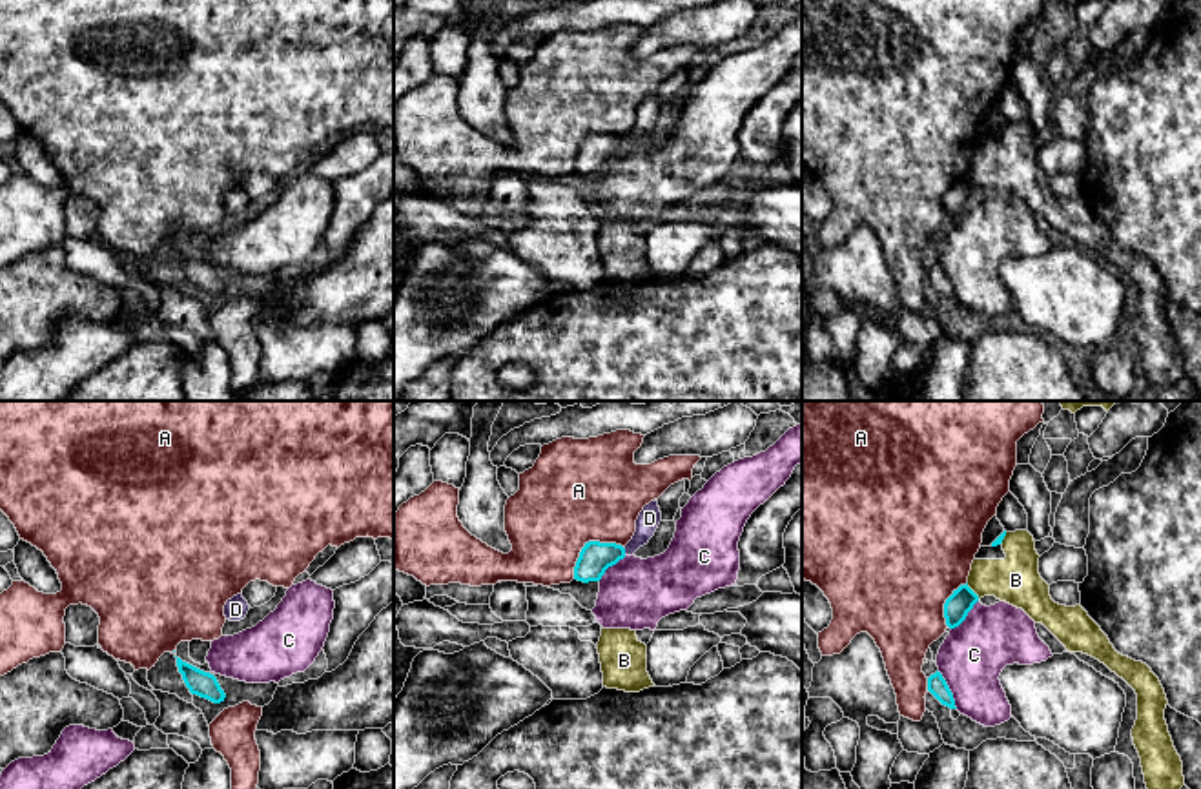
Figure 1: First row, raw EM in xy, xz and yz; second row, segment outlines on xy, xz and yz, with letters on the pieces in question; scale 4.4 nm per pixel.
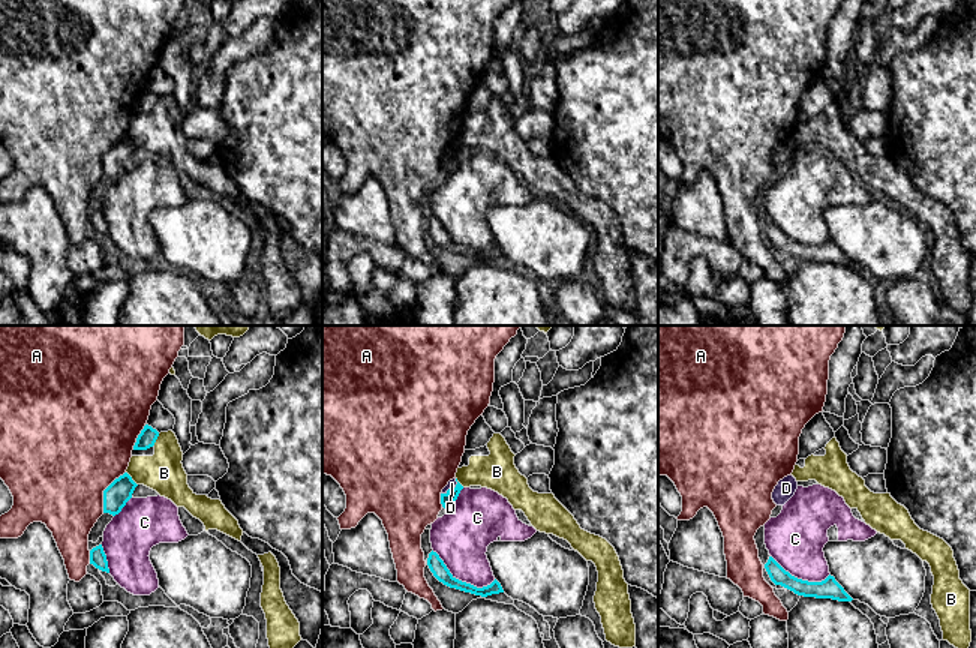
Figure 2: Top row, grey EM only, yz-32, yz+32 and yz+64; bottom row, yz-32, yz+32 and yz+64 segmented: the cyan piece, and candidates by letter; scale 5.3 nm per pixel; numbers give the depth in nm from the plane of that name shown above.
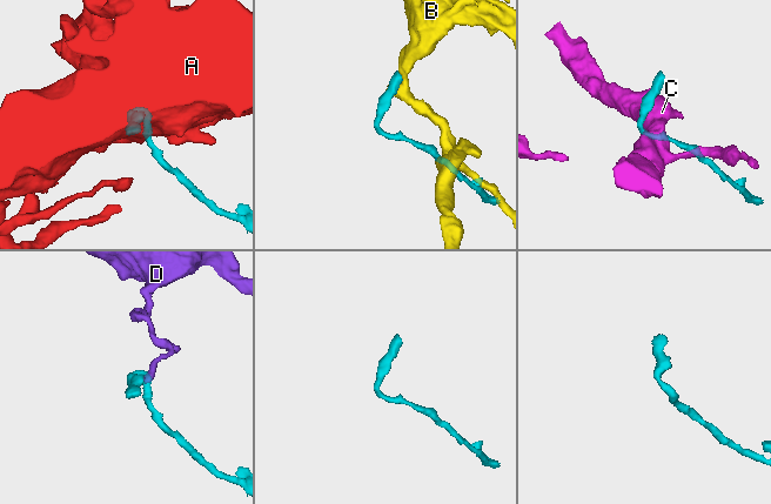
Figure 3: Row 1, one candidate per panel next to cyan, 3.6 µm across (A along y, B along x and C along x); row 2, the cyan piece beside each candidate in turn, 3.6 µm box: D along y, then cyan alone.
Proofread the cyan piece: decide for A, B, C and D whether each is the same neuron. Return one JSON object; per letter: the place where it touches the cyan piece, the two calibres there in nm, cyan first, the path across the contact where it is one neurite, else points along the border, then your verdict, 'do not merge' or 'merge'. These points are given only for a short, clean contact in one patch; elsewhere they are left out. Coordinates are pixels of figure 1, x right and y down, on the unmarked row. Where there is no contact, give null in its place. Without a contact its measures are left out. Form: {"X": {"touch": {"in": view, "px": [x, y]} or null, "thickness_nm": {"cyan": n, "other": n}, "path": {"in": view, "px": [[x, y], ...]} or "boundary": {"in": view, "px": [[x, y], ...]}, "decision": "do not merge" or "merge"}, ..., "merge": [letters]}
{"A": {"touch": {"in": "xz", "px": [587, 135]}, "thickness_nm": {"cyan": 140, "other": 460}, "decision": "do not merge"}, "B": {"touch": {"in": "yz", "px": [972, 183]}, "thickness_nm": {"cyan": 110, "other": 220}, "boundary": {"in": "yz", "px": [[966, 175], [979, 190]]}, "decision": "do not merge"}, "C": {"touch": {"in": "yz", "px": [948, 281]}, "thickness_nm": {"cyan": 90, "other": 280}, "decision": "do not merge"}, "D": {"touch": {"in": "xz", "px": [624, 143]}, "thickness_nm": {"cyan": 140, "other": 100}, "boundary": {"in": "xz", "px": [[622, 139], [626, 146]]}, "decision": "do not merge"}, "merge": []}

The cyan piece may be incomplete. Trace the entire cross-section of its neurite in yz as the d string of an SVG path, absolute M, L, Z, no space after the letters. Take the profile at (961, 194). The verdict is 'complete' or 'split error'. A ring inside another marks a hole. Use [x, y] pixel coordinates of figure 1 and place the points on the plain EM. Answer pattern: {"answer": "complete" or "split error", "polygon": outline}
{"answer": "complete", "polygon": "M960 177L944 195L944 210L950 220L959 219L973 197L979 193L979 188L966 177Z"}

